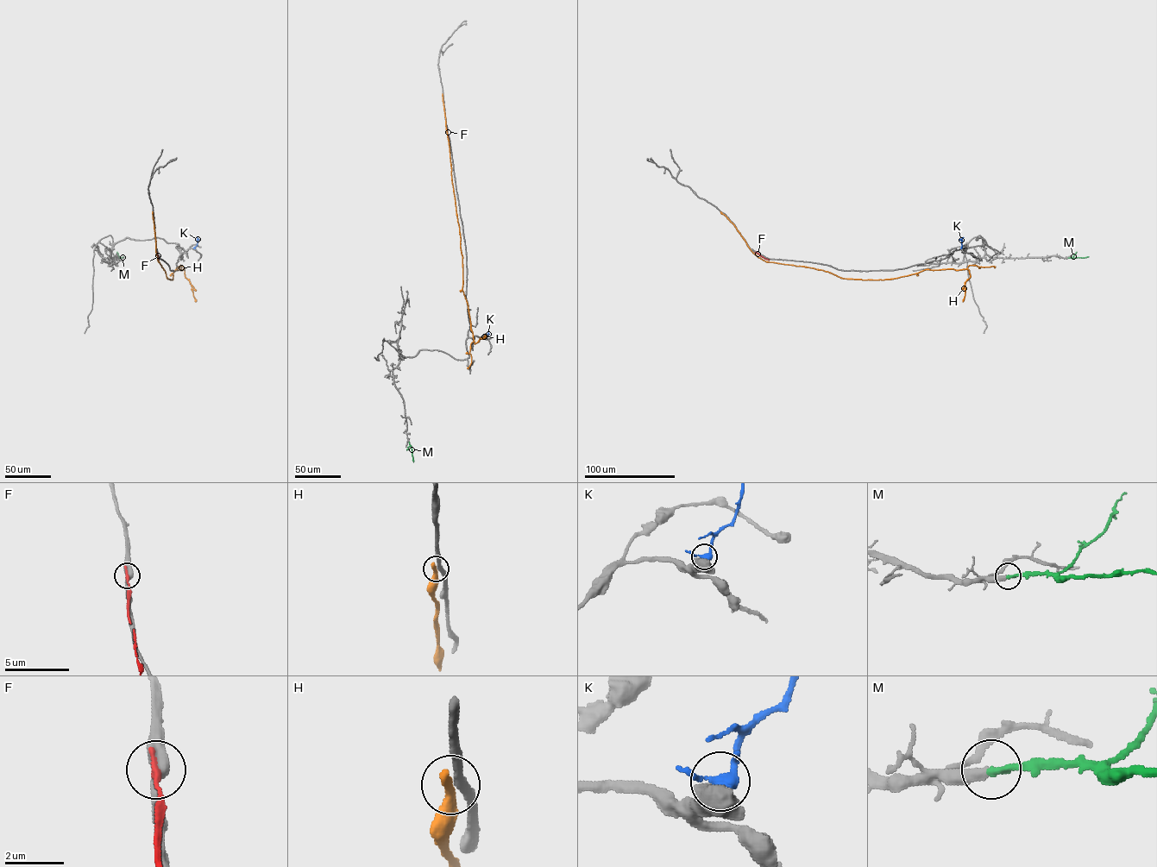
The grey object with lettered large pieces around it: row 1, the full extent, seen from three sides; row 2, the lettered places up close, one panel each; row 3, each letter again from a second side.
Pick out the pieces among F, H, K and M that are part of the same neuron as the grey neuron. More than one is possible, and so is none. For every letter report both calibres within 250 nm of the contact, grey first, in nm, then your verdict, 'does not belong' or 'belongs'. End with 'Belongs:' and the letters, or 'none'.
F: 480/280 nm | does not belong
H: 280/420 nm | does not belong
K: 750/240 nm | does not belong
M: 320/280 nm | belongs
Belongs: M

